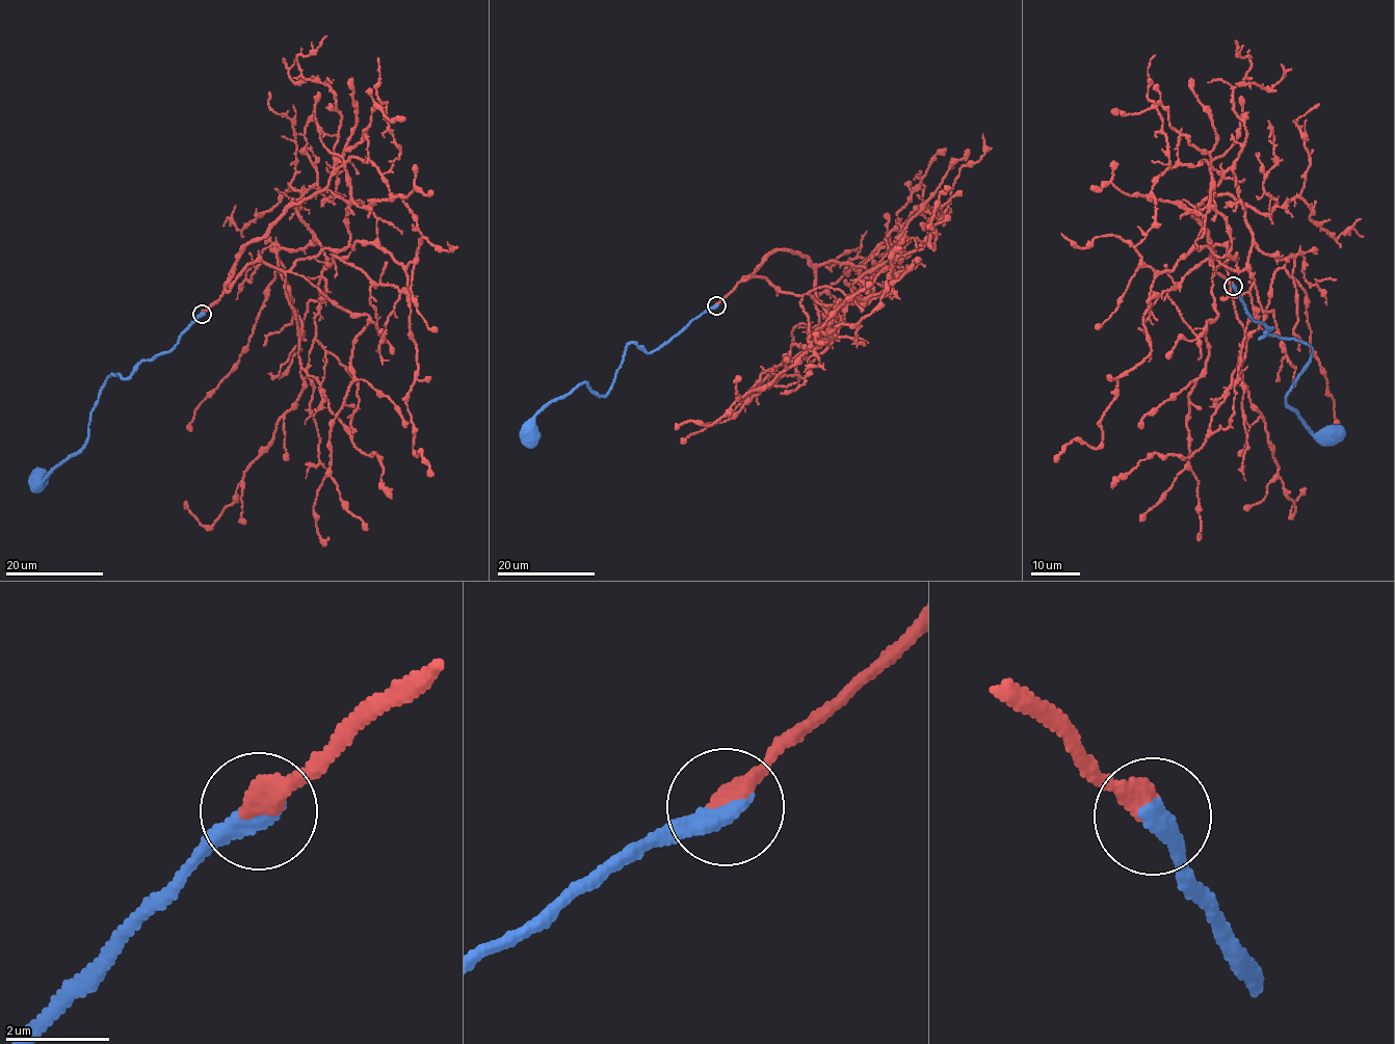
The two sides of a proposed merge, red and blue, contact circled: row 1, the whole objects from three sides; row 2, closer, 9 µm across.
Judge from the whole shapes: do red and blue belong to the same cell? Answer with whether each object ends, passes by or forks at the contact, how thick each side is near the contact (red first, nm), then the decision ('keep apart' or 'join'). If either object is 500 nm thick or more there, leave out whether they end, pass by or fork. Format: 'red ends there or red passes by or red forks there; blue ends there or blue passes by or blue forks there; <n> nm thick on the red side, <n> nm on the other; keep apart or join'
red ends there; blue ends there; 440 nm thick on the red side, 480 nm on the other; join

